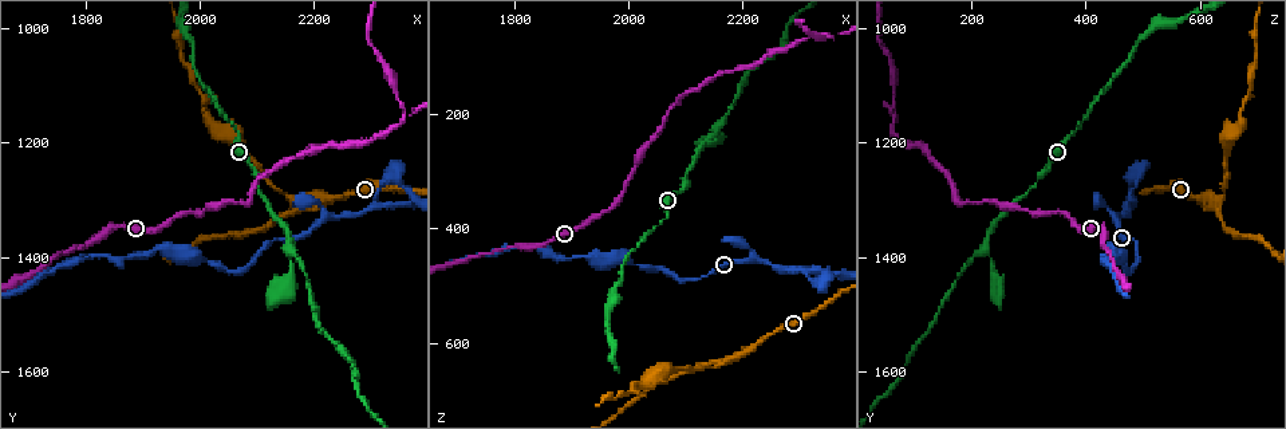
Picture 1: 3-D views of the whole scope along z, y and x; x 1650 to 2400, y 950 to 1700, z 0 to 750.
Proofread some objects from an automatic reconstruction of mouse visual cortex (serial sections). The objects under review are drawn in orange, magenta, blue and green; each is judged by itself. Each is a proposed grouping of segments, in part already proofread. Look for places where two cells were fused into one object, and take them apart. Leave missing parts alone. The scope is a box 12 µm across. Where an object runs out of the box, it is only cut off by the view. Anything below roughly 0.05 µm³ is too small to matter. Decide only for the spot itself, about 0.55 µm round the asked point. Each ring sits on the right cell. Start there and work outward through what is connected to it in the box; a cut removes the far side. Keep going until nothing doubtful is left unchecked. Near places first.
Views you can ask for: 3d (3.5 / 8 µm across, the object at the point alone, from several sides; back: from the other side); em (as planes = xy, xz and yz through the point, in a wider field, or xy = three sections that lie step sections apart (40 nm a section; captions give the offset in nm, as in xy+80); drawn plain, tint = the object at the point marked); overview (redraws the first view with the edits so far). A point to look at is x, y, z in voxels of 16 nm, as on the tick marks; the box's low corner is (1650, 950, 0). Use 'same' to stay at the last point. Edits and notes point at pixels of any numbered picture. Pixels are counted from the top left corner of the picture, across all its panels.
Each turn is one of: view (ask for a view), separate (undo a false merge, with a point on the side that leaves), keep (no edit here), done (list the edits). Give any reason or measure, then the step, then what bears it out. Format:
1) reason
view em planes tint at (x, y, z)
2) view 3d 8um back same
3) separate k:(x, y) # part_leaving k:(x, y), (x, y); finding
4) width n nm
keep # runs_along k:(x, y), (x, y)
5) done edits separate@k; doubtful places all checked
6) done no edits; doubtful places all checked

branch point
view em xy step 1 tint at (2310, 1310, 475)

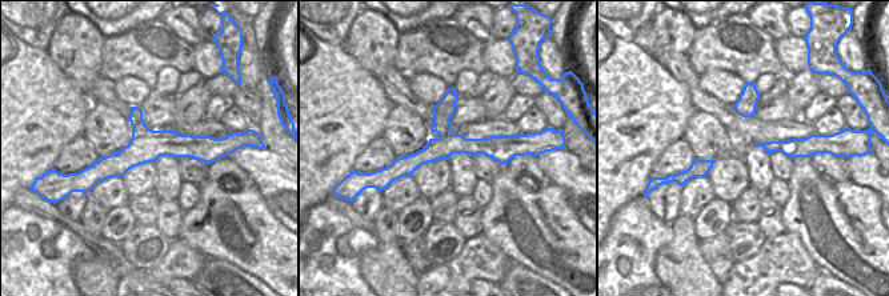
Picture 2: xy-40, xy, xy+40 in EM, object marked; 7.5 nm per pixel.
view 3d 3.5um same

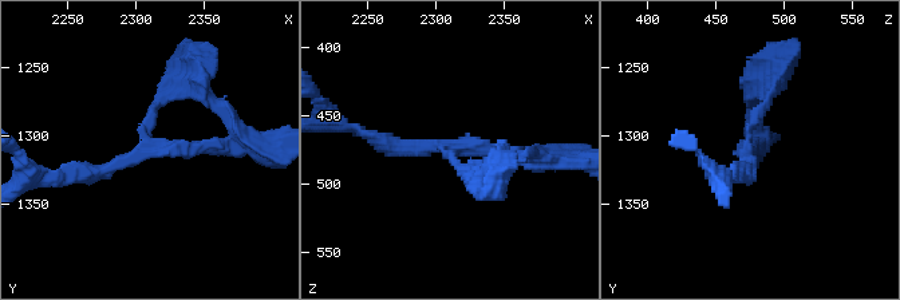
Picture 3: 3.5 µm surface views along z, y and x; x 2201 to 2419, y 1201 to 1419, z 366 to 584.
arm_widths 150, 200, 200 nm
keep # runs_along 3:(70, 176), (143, 152), (156, 102), (185, 78); continuous, no second cell

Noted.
branch point
view 3d 3.5um back at (2355, 1155, 65)

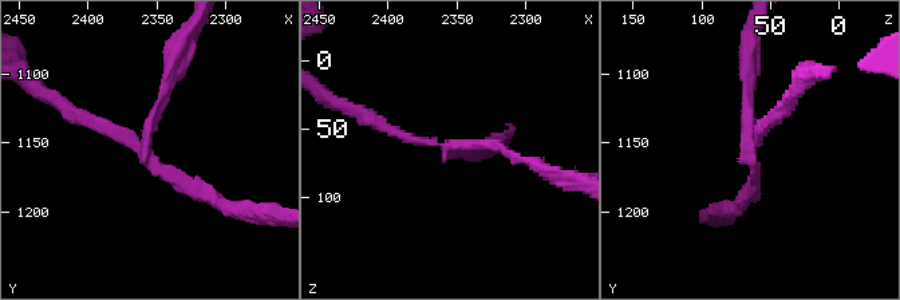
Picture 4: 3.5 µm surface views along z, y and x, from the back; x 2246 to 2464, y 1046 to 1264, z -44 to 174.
arms 3; arm_widths 100, 150, 150 nm
view em planes tint at (2356, 1158, 64)

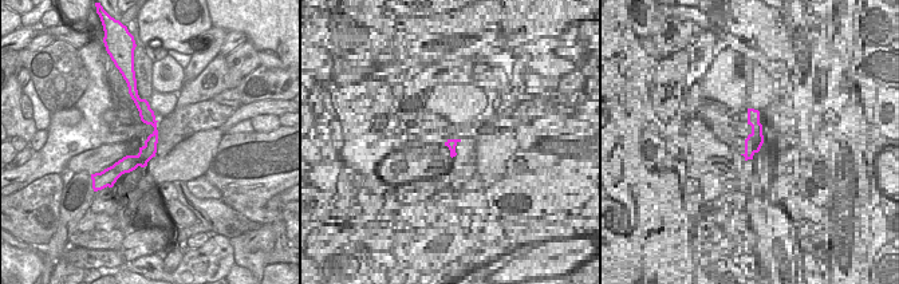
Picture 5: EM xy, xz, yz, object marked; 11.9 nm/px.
view em xy step 2 tint same

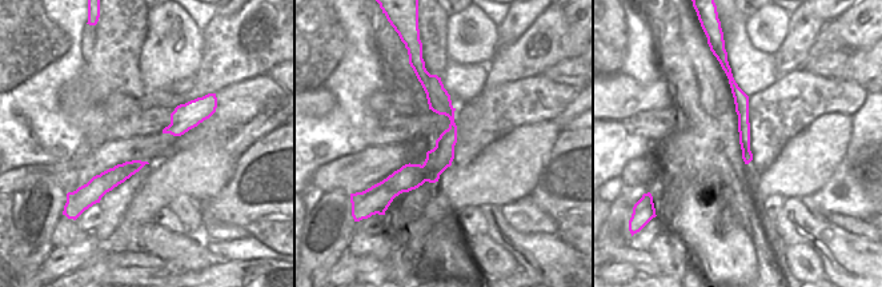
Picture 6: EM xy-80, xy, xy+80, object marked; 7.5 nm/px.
width 180 nm
separate 4:(165, 91) # part_leaving 4:(147, 146), (147, 122), (185, 35); two cells meet here

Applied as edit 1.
view overview

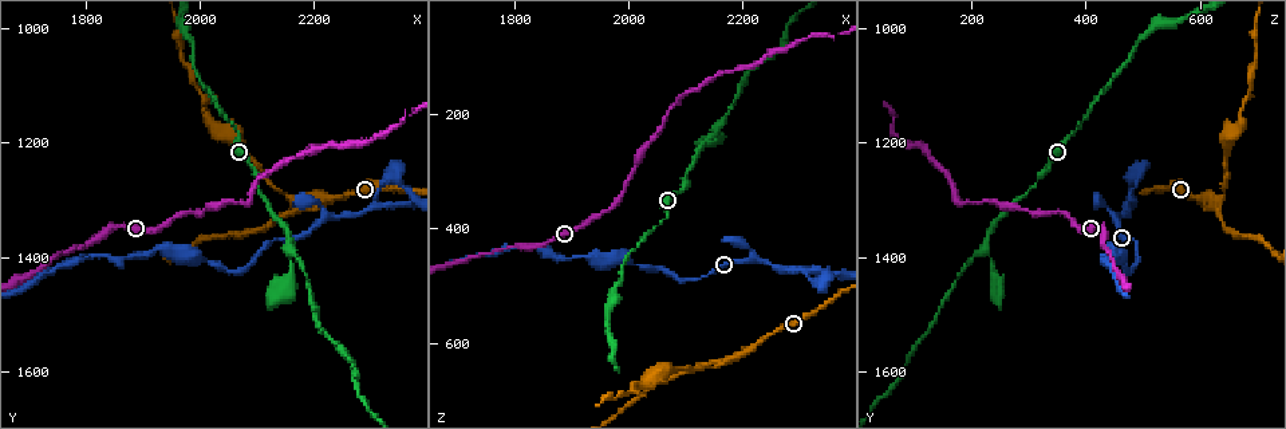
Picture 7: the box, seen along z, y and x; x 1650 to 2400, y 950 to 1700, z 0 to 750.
three-way junction
view 3d 3.5um at (2160, 1380, 225)

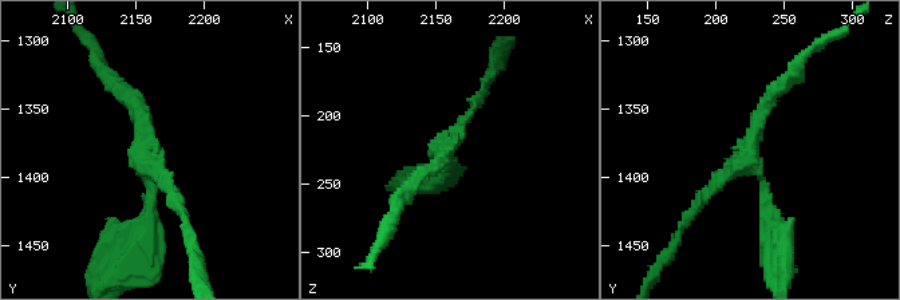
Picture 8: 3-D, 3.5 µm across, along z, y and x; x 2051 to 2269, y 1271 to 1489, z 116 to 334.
arms 3; arm_widths 150, 150, 150 nm
view em xy step 1 tint at (2156, 1384, 222)

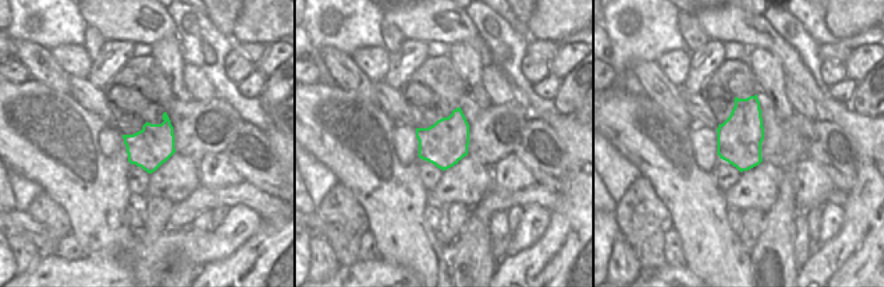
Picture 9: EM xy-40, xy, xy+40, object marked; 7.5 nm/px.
width 340 nm
keep # runs_along 8:(110, 85), (139, 113), (147, 237); all the same cell

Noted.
sharp bend
view 3d 3.5um at (2360, 1305, 475)

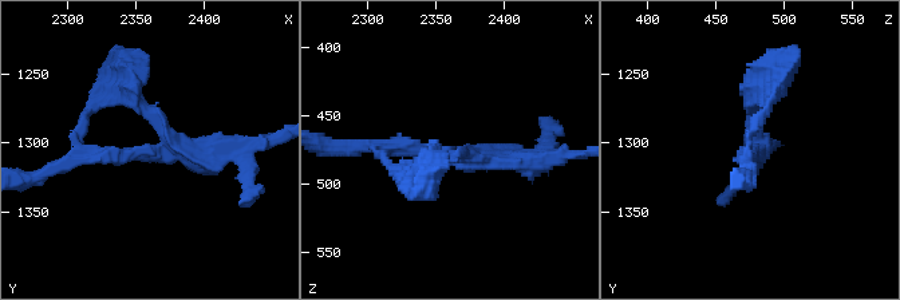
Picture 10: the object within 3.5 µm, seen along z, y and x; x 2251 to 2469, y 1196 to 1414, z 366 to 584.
now the EM
view em xy step 2 tint at (2360, 1306, 478)

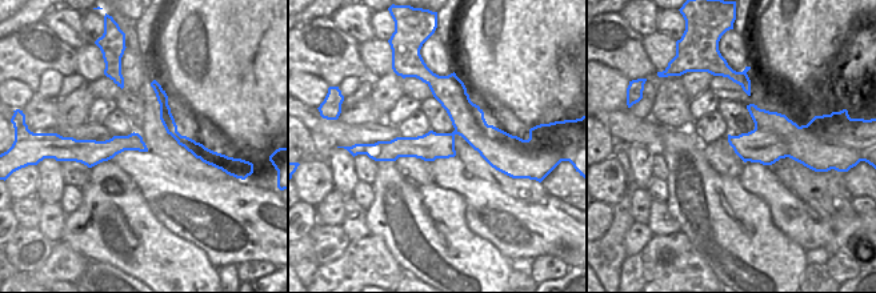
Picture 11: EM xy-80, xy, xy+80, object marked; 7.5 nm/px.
keep # runs_along 10:(58, 166), (161, 150), (165, 134), (137, 101); all the same cell

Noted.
two arms in line, one across
view 3d 3.5um at (2190, 1305, 630)

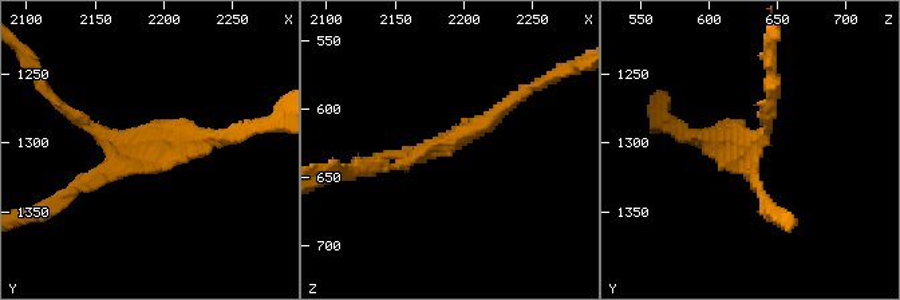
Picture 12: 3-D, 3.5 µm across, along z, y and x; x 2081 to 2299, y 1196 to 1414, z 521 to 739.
arms 3; arm_widths 150, 150, 200 nm; need the tissue
view em xy step 1 tint at (2184, 1298, 624)

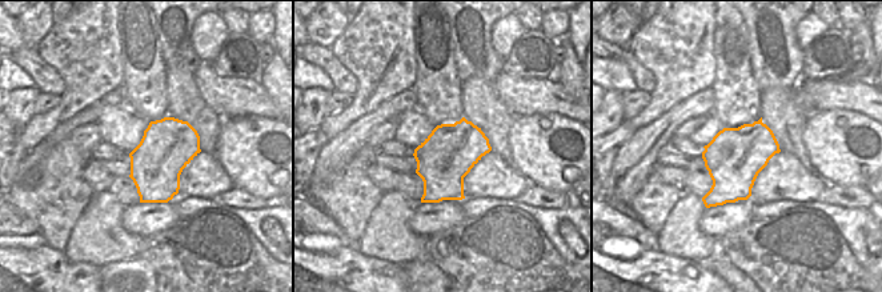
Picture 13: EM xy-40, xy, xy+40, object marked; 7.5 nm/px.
keep # runs_along 12:(517, 97), (447, 145), (366, 172); all the same cell

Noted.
done edits separate@4; doubtful places all checked

